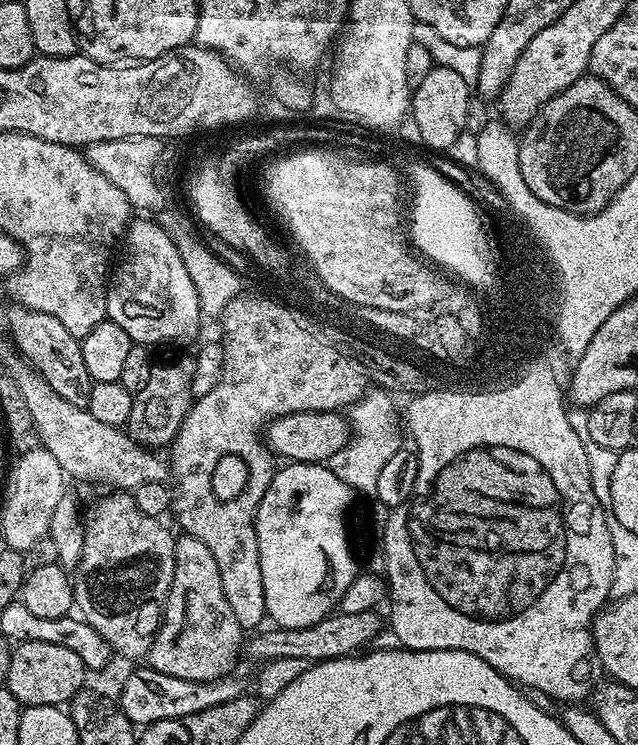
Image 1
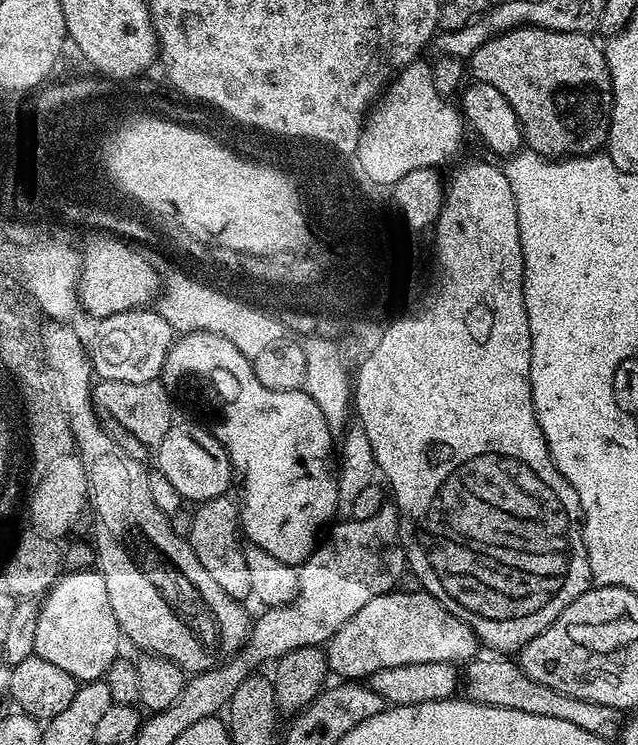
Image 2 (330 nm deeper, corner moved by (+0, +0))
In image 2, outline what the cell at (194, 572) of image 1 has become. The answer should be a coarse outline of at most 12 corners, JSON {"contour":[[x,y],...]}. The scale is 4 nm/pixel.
{"contour":[[238,504],[195,505],[187,542],[230,598],[252,596]]}

